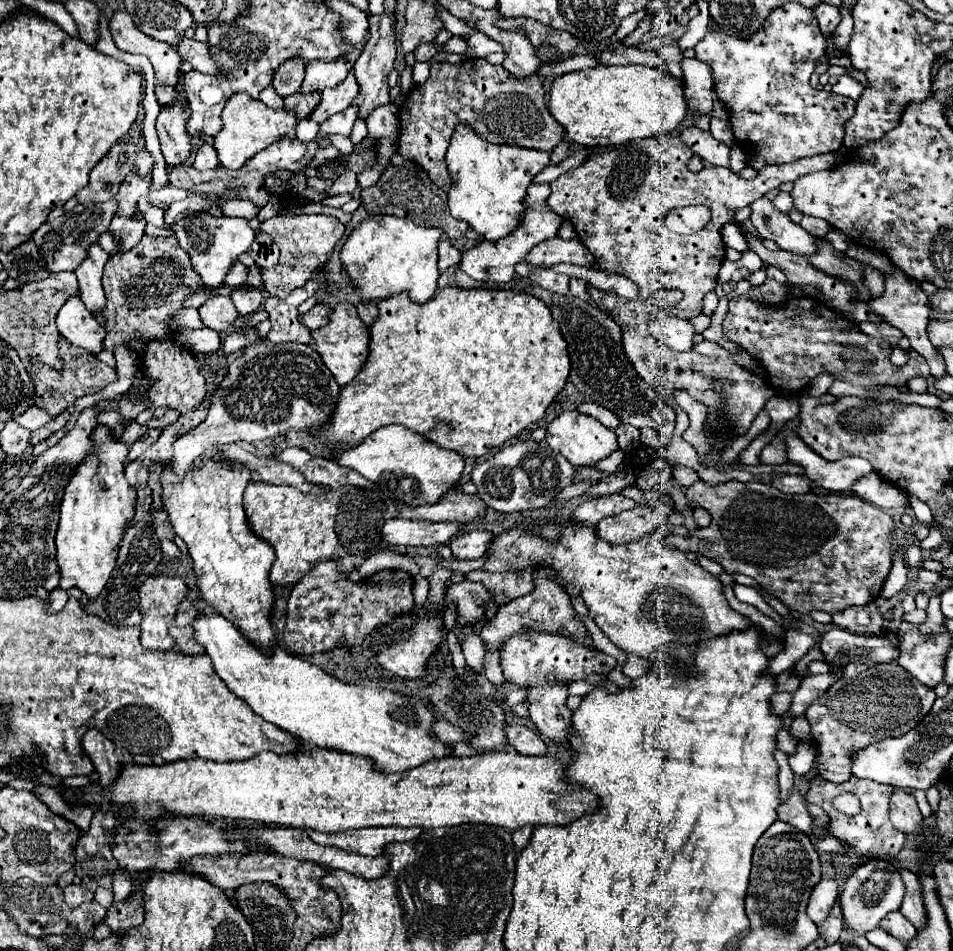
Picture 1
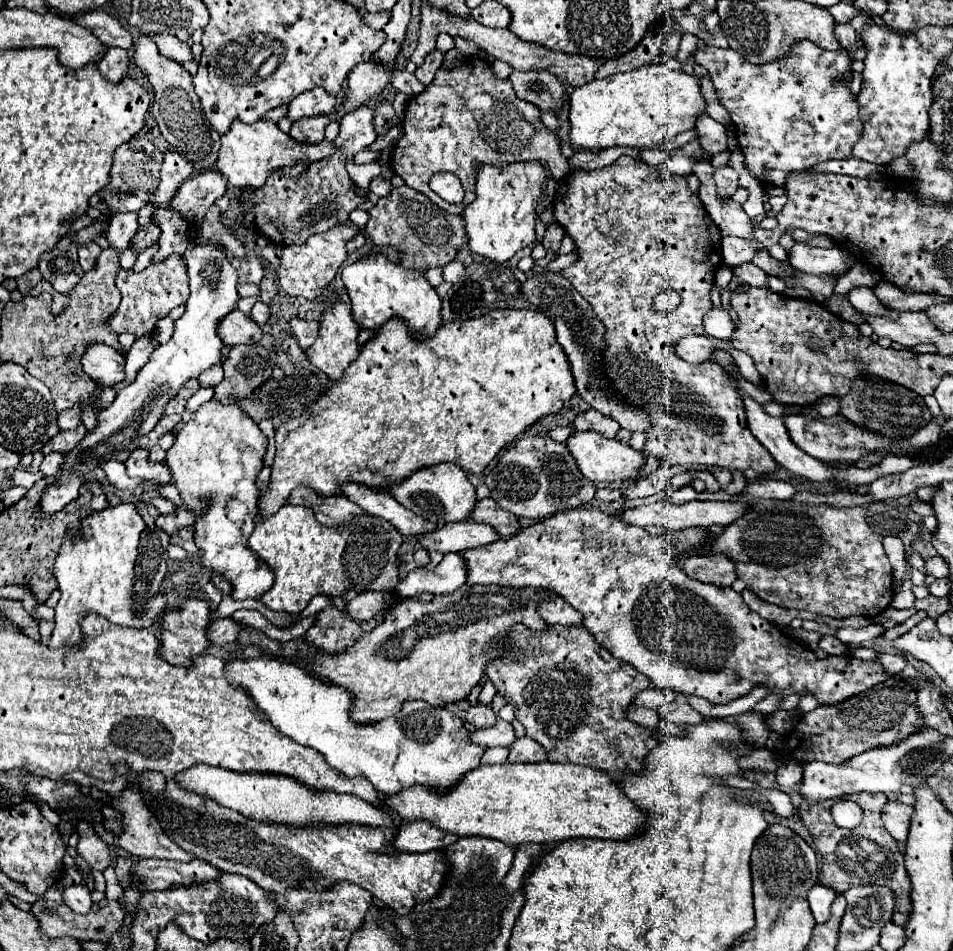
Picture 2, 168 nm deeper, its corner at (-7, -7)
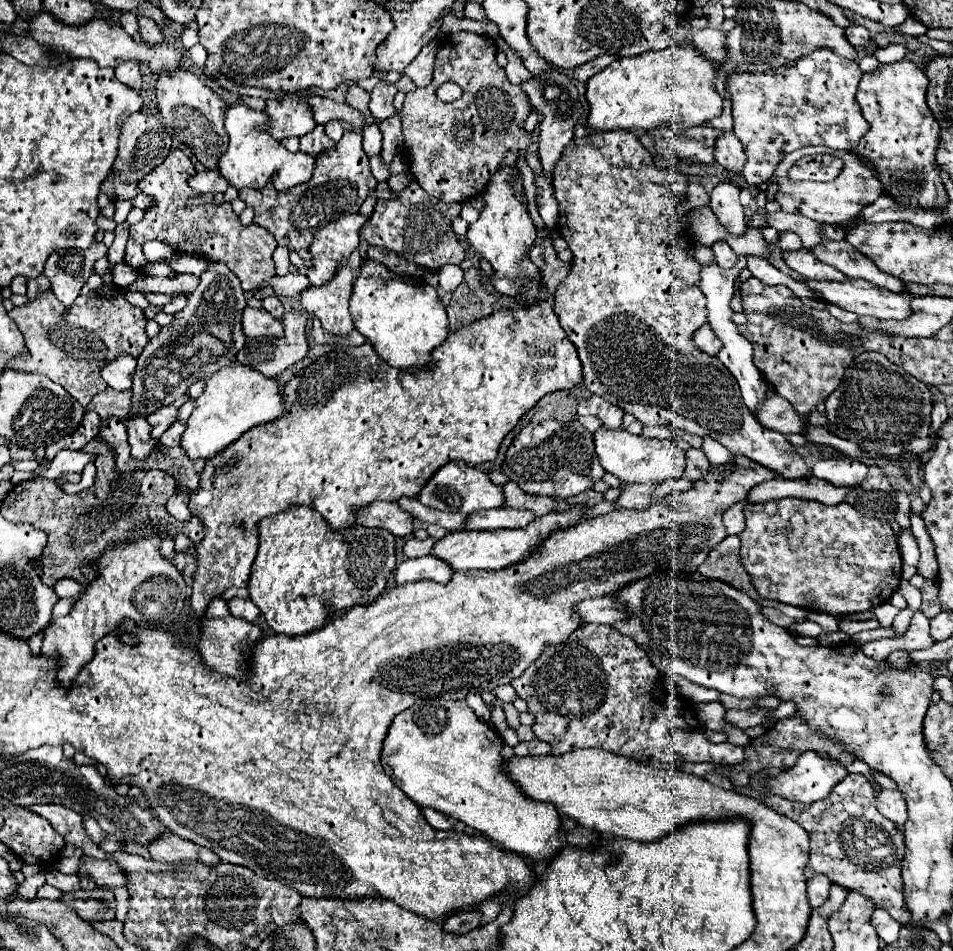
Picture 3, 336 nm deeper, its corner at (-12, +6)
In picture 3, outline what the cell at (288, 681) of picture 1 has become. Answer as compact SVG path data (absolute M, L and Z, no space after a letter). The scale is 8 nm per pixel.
M426 699L416 701L410 709L404 709L398 713L388 727L388 735L384 739L382 747L382 767L384 773L418 805L418 807L432 807L438 809L468 827L480 831L488 839L502 843L508 851L516 851L522 855L532 857L534 861L552 859L566 843L576 847L588 847L590 843L596 843L598 835L592 829L576 827L570 833L560 833L560 817L556 809L548 803L536 803L520 793L516 783L508 781L510 777L504 775L502 757L500 757L502 741L498 733L484 721L480 721L474 711L466 705L466 701L446 701L446 699Z

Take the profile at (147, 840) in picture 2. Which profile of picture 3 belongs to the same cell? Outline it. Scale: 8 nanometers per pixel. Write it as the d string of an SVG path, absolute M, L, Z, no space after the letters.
M166 833L164 837L158 837L156 841L150 841L146 845L146 849L150 851L152 859L156 861L168 861L168 863L178 863L178 861L188 861L188 859L196 859L202 863L210 863L216 865L220 863L220 859L206 847L196 845L194 841L182 839L176 833Z

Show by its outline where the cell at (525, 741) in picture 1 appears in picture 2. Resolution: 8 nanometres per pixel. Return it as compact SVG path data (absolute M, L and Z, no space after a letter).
M517 738L509 750L509 762L545 762L547 754L543 746L531 742L531 738Z

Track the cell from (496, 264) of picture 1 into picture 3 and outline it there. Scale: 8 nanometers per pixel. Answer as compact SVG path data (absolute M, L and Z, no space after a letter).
M444 265L444 269L438 269L440 275L440 287L446 291L454 291L462 283L462 267L460 265Z

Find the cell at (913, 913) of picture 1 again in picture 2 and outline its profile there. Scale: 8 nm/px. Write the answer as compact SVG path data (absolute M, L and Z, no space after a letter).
M859 792L859 794L851 794L847 800L853 800L863 810L863 820L853 830L845 830L835 824L833 816L831 816L831 806L835 804L835 800L819 802L815 806L803 802L797 810L797 816L801 818L803 826L811 834L815 850L821 856L819 884L829 886L837 894L843 894L845 890L849 890L849 886L871 886L871 884L887 886L895 898L895 912L893 912L891 922L897 922L899 926L903 926L903 922L907 922L907 914L911 908L909 874L905 870L903 854L901 854L895 838L881 824L881 810L887 802L887 796Z

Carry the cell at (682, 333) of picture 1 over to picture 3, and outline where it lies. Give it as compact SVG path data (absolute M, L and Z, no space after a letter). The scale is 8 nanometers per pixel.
M704 323L704 325L694 333L694 343L696 343L696 347L698 347L700 351L704 351L704 353L708 353L708 355L716 355L716 353L720 351L720 347L722 347L722 343L720 343L718 337L712 333L712 329L710 329L708 323Z

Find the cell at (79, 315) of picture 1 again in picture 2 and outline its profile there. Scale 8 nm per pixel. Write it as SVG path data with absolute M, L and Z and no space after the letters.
M89 346L83 356L83 372L103 388L111 388L125 380L125 358L109 346Z

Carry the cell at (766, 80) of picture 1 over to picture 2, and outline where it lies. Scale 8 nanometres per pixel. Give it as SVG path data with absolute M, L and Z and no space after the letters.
M799 42L791 58L767 66L751 66L735 50L715 46L699 48L693 58L709 72L719 102L727 108L741 134L737 140L745 168L759 182L783 186L785 176L793 170L825 160L851 158L863 124L855 96L845 84L851 72L849 56L825 52L813 42Z

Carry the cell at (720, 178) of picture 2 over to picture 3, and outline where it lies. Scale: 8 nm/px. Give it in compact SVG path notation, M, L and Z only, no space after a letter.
M724 179L714 185L710 193L710 209L718 215L718 219L728 227L732 235L742 235L746 225L744 207L738 201L738 193L740 187L730 179Z

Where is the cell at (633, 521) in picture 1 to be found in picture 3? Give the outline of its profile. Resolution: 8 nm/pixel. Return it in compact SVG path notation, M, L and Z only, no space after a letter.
M688 449L686 451L686 473L684 475L690 481L696 481L698 477L704 477L708 473L708 467L710 467L710 463L708 463L702 449Z

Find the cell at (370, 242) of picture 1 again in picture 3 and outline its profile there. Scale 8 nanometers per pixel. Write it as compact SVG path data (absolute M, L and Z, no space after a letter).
M366 259L360 267L360 275L354 283L350 299L350 315L354 319L354 327L392 367L426 365L432 349L438 347L448 335L446 305L438 297L436 287L402 277L372 259Z

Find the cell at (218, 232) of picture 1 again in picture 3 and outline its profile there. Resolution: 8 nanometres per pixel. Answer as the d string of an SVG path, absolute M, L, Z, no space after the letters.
M206 261L206 263L208 263L206 271L200 275L200 283L196 291L186 295L188 305L180 313L176 313L174 321L162 327L162 331L156 337L152 337L144 347L144 351L140 353L138 367L132 375L132 403L130 403L132 411L128 417L148 417L160 407L172 405L178 397L182 397L188 391L188 387L192 385L192 377L194 377L194 383L200 377L208 379L218 369L230 365L236 353L244 347L244 333L242 333L240 319L246 307L246 299L240 287L240 279L224 263L218 263L218 261Z

